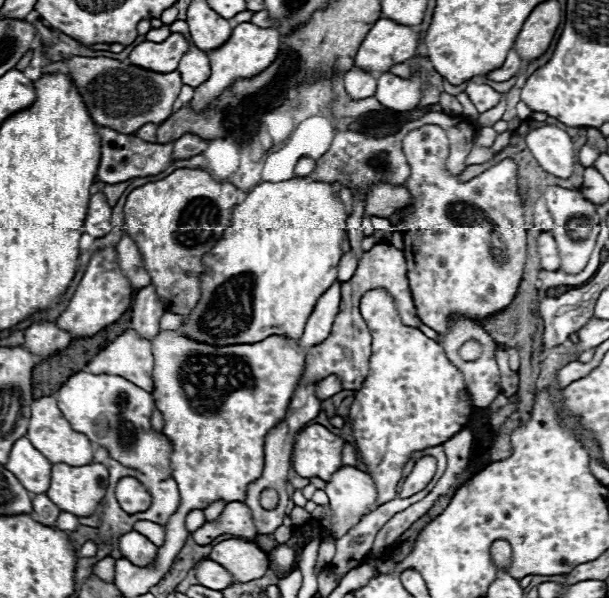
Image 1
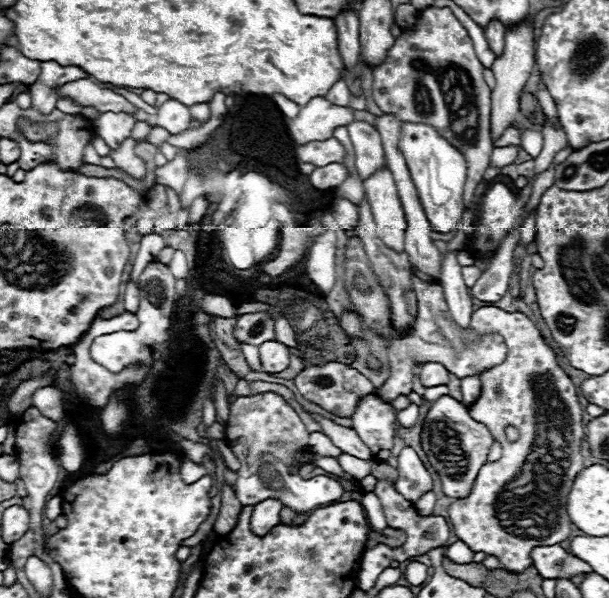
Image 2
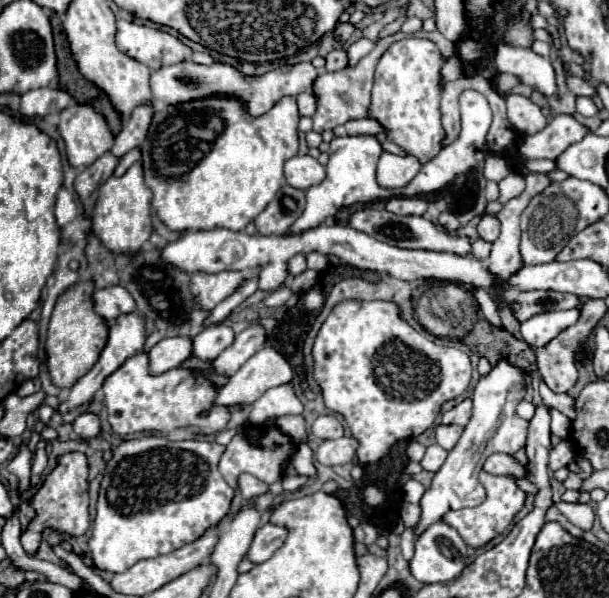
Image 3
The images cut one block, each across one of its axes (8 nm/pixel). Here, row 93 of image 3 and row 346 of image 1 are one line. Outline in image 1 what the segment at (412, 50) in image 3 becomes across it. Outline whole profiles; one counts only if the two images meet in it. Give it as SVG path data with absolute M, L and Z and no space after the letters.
M376 288L366 292L362 298L364 306L360 306L360 310L372 332L372 356L370 372L350 406L350 422L360 458L368 466L368 474L376 482L376 506L380 506L396 496L396 486L402 478L402 468L410 460L412 452L438 446L450 440L456 432L460 432L466 426L472 414L472 400L466 392L462 372L448 360L444 348L438 342L424 336L420 330L404 326L400 322L398 310L394 308L394 300L386 290Z

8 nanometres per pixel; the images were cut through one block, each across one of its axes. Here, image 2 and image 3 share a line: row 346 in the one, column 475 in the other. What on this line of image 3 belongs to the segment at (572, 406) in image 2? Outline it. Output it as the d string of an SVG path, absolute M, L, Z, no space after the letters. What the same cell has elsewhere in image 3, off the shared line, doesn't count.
M480 472L480 482L486 488L486 500L476 506L476 508L462 508L462 510L454 510L448 512L442 520L446 524L450 524L452 528L458 530L458 534L462 536L462 540L472 546L472 548L482 548L486 546L490 540L494 540L496 536L500 536L510 522L514 520L514 516L524 508L526 502L526 492L522 488L518 488L518 484L512 478L504 478L504 476L490 476L488 472Z

